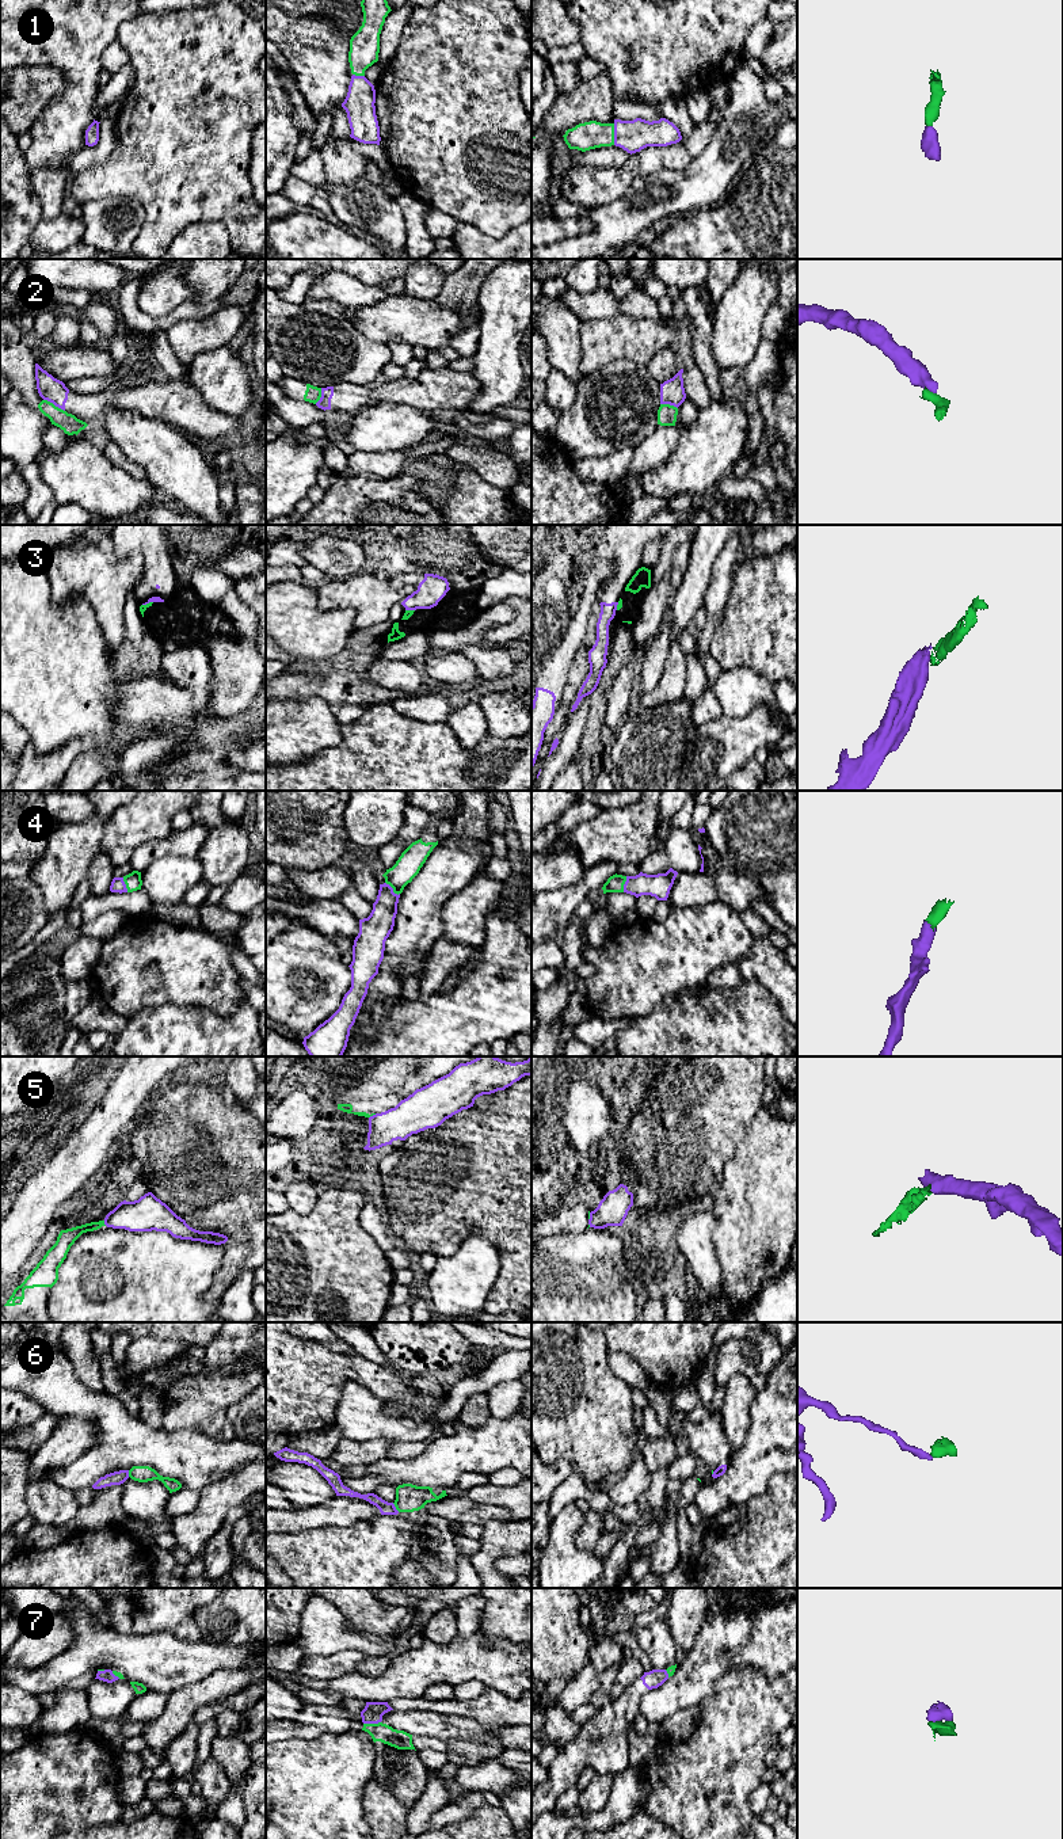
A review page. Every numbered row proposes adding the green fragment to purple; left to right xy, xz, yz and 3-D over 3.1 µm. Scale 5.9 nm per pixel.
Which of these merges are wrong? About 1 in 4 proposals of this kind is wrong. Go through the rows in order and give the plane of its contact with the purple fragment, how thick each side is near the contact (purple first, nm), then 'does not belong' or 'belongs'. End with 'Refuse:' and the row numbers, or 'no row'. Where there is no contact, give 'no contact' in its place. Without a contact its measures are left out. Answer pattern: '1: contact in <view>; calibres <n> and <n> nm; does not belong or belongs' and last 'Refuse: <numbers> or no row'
1: contact in yz; calibres 190 and 160 nm; belongs
2: contact in xy; calibres 140 and 110 nm; does not belong
3: contact in xy; calibres 30 and 50 nm; does not belong
4: contact in xz; calibres 170 and 150 nm; belongs
5: contact in xz; calibres 220 and 50 nm; does not belong
6: contact in xz; calibres 80 and 160 nm; does not belong
7: contact in xz; calibres 120 and 110 nm; belongs
Refuse: 2, 3, 5, 6

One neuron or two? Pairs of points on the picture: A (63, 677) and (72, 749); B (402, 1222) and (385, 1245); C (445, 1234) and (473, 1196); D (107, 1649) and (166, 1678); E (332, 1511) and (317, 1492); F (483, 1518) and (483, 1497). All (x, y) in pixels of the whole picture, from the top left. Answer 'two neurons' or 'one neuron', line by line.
A: two neurons
B: two neurons
C: one neuron
D: one neuron
E: two neurons
F: two neurons

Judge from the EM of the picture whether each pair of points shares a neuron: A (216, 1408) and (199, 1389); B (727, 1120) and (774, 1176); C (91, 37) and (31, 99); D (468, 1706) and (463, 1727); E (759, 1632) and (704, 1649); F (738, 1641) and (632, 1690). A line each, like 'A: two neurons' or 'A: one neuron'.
A: one neuron
B: two neurons
C: two neurons
D: two neurons
E: one neuron
F: two neurons

